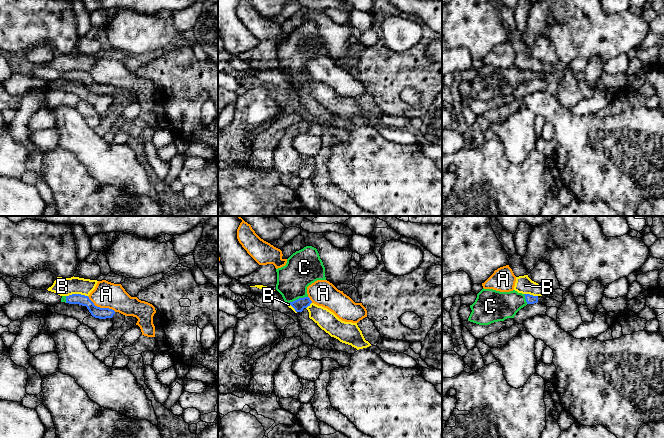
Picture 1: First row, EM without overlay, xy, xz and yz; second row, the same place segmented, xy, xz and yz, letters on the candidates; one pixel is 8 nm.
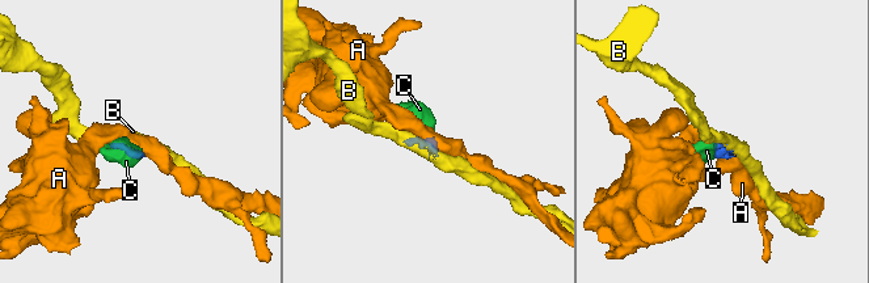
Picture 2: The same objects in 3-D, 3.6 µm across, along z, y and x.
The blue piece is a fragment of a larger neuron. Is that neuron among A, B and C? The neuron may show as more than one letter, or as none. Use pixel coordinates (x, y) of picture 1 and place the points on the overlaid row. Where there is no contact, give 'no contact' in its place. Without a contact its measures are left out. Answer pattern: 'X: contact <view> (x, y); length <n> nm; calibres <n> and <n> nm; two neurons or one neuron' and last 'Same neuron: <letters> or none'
A: contact xy (101, 308); length 260 nm; calibres 100 and 200 nm; two neurons
B: contact xy (76, 294); length 180 nm; calibres 90 and 140 nm; two neurons
C: contact xz (299, 298); length 160 nm; calibres 90 and 280 nm; one neuron
Same neuron: C

